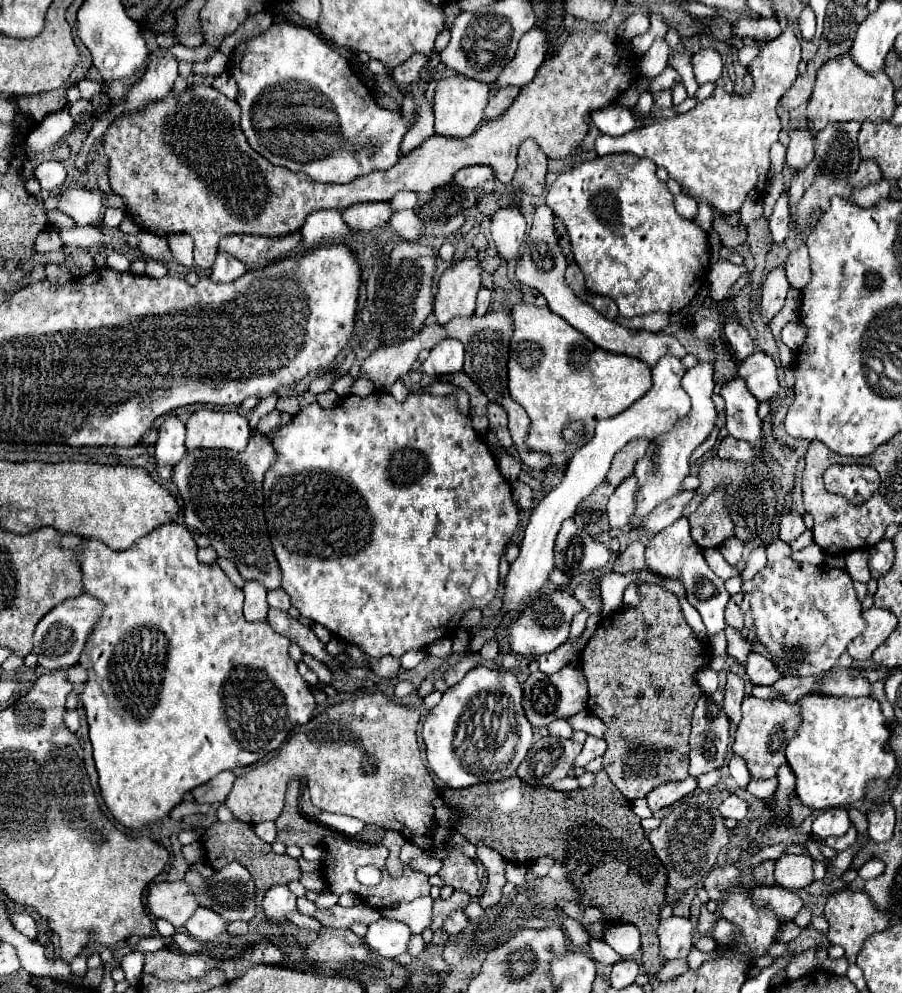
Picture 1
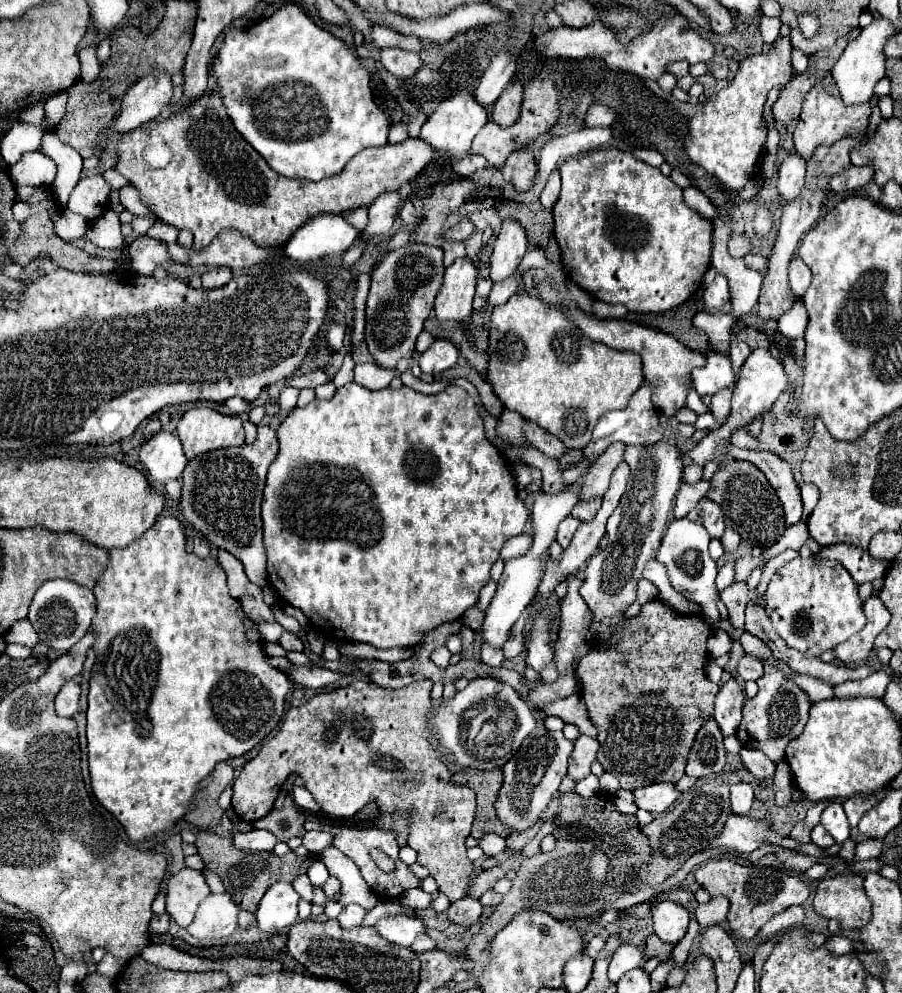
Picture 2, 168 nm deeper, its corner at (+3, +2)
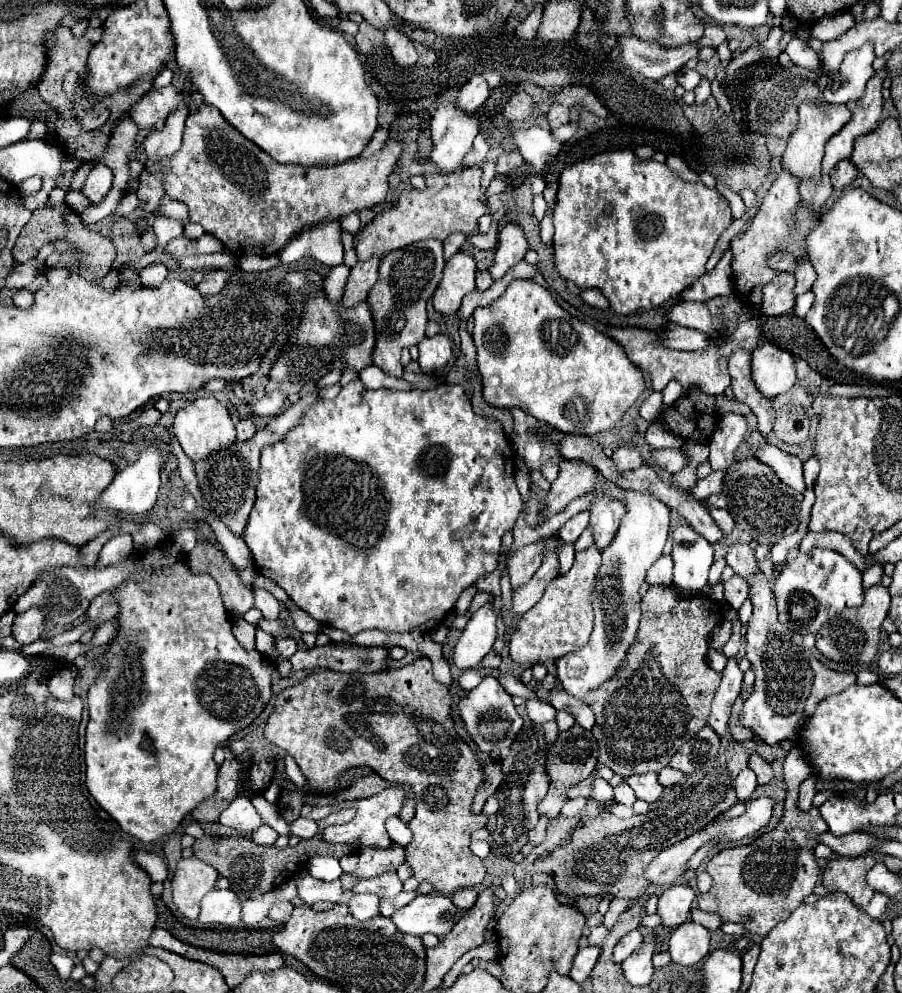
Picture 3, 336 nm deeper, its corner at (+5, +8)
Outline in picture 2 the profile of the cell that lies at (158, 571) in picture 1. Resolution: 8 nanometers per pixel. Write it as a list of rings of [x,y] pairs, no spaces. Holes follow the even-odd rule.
[[[162,517],[154,523],[152,529],[144,533],[140,541],[134,541],[132,545],[124,549],[112,549],[110,551],[110,565],[102,573],[98,587],[94,587],[94,595],[98,599],[98,611],[92,621],[92,627],[96,631],[96,663],[92,667],[92,679],[90,679],[90,693],[88,693],[88,765],[90,765],[90,781],[92,791],[98,799],[98,803],[108,809],[126,829],[128,837],[132,841],[144,841],[152,835],[170,829],[180,817],[188,813],[192,807],[192,797],[198,791],[198,783],[214,771],[214,765],[220,761],[226,761],[230,757],[240,757],[246,751],[250,751],[254,745],[258,745],[264,735],[268,735],[280,721],[284,711],[286,695],[290,693],[290,679],[280,669],[274,669],[266,661],[264,647],[260,643],[260,635],[256,629],[256,623],[250,621],[244,613],[240,603],[228,593],[226,587],[226,575],[220,569],[218,563],[210,565],[210,561],[202,561],[194,553],[186,553],[186,537],[182,531],[182,525],[176,517]],[[94,679],[104,689],[106,699],[112,703],[112,707],[96,707],[96,695],[94,695]]]

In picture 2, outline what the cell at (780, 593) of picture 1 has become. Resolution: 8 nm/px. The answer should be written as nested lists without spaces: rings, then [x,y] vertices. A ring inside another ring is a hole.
[[[810,555],[808,559],[796,557],[778,569],[768,583],[764,601],[766,611],[786,645],[808,657],[818,657],[820,653],[834,649],[834,645],[846,641],[866,625],[858,585],[850,573],[842,563],[816,555]]]

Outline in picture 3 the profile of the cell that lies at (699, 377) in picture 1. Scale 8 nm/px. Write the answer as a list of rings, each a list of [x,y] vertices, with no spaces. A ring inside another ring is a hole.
[[[626,489],[624,495],[624,519],[612,539],[612,543],[602,549],[602,565],[596,577],[596,589],[592,593],[594,607],[594,629],[590,641],[574,653],[568,653],[556,661],[556,677],[562,689],[574,697],[584,697],[590,689],[600,687],[606,679],[626,659],[626,651],[636,637],[640,623],[640,595],[638,589],[644,581],[646,571],[662,555],[662,549],[668,539],[670,527],[670,509],[666,503],[652,497],[646,491]]]

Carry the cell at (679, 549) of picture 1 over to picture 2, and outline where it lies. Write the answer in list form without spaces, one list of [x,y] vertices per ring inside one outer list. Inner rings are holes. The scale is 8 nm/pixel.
[[[676,519],[668,525],[668,531],[662,539],[662,545],[658,549],[658,561],[664,563],[668,567],[668,575],[672,585],[690,601],[698,603],[702,607],[702,615],[706,619],[708,625],[716,627],[720,621],[720,613],[716,609],[716,597],[718,597],[718,589],[714,585],[716,573],[718,573],[718,565],[716,561],[710,557],[708,553],[708,543],[710,543],[710,535],[706,533],[706,529],[690,519]]]

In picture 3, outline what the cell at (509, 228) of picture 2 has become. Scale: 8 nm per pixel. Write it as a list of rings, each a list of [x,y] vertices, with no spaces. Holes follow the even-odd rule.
[[[508,223],[500,235],[498,235],[498,247],[496,247],[496,255],[494,255],[494,263],[490,267],[490,275],[492,279],[502,279],[504,273],[516,265],[518,261],[524,259],[524,253],[528,249],[524,231],[520,225],[516,223]]]

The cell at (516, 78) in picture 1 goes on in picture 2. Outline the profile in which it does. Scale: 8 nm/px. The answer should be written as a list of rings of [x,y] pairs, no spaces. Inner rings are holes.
[[[508,51],[498,53],[490,61],[488,69],[484,71],[484,75],[480,79],[480,85],[474,91],[476,101],[482,107],[492,105],[500,97],[500,93],[504,91],[504,87],[508,85],[508,81],[514,77],[514,73],[516,73],[516,59]]]

